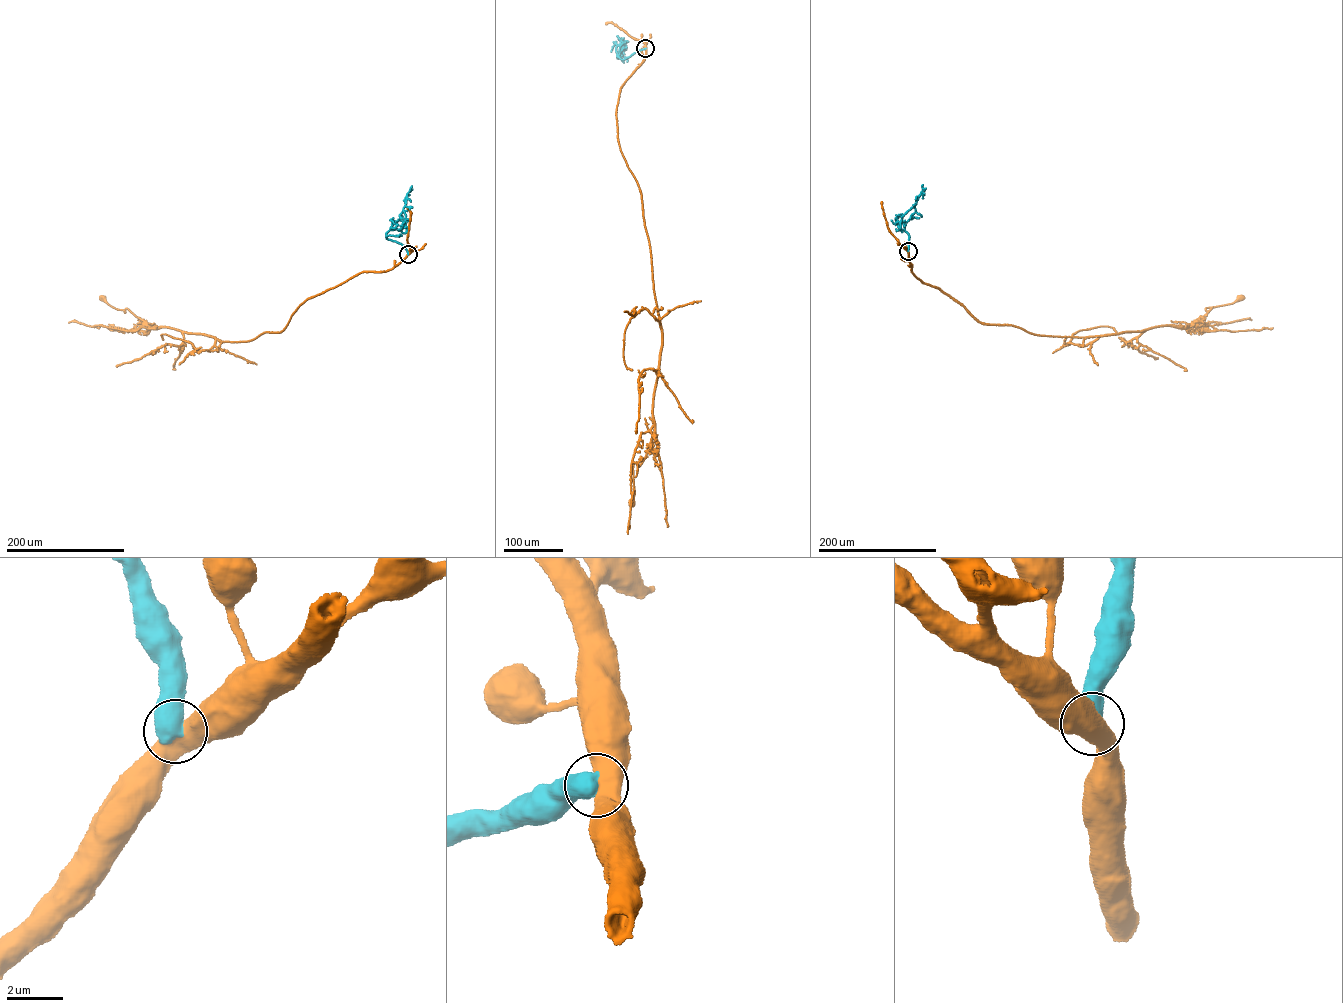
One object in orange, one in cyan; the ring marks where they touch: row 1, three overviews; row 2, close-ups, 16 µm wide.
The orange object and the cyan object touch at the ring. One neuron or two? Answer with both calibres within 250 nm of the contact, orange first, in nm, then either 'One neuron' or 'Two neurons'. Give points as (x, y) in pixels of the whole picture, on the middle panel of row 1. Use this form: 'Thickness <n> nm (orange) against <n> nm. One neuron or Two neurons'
Thickness 550 nm (orange) against 700 nm. Two neurons

